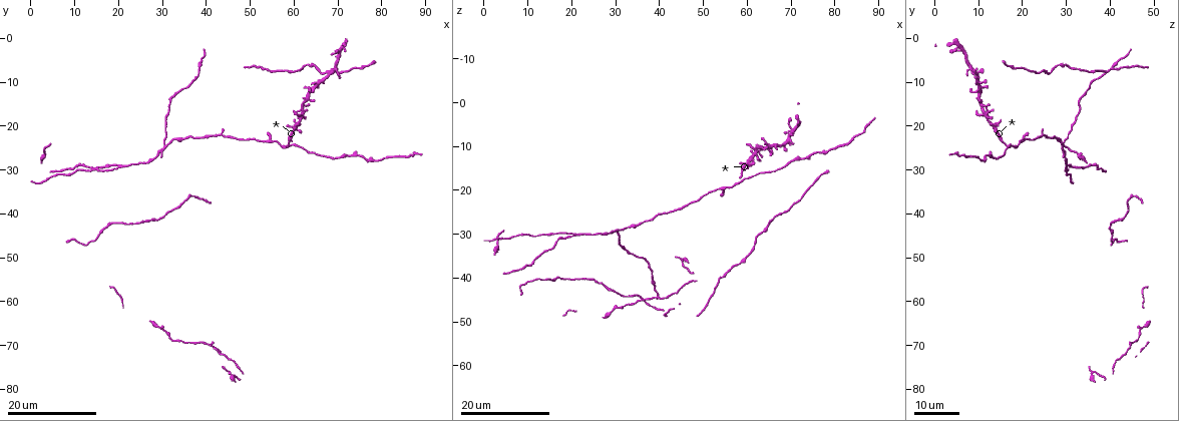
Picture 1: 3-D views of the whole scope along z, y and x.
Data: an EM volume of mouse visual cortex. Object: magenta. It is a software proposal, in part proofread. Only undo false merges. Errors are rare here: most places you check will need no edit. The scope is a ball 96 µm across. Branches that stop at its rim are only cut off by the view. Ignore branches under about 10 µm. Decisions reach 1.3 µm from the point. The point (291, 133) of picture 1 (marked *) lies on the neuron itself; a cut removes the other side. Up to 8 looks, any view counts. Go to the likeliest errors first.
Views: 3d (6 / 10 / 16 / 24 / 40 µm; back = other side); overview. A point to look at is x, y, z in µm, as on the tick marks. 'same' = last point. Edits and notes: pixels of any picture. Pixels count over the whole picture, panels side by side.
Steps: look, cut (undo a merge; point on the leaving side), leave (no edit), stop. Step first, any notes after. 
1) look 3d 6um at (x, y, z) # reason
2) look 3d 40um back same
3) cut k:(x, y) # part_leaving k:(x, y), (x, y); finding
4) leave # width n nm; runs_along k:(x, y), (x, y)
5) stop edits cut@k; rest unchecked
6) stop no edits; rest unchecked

look 3d 24um at (20.5, 29.0, 30.5) # side arm on a straight run

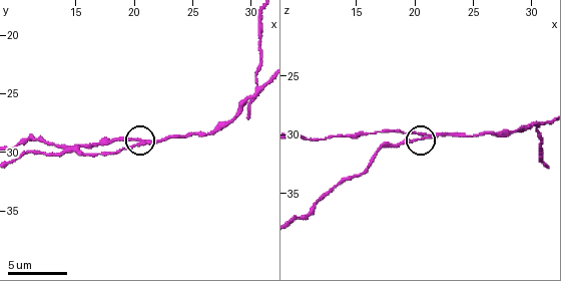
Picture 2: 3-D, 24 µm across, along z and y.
look 3d 6um at (20.6, 29.2, 30.0)

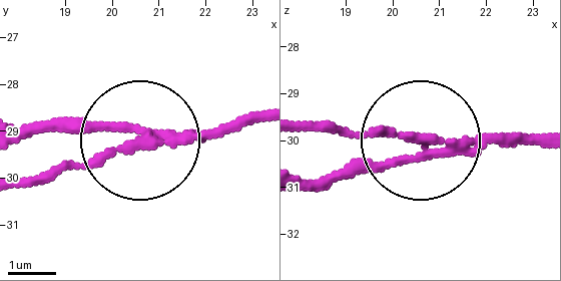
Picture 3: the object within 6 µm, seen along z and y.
cut 3:(107, 124) # arms 3; part_leaving 3:(178, 139), (26, 127); a second neuron is stuck on

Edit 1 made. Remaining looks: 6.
look overview

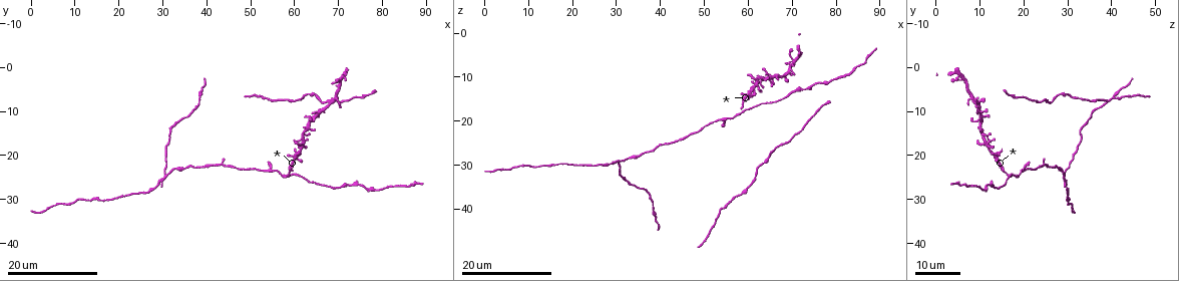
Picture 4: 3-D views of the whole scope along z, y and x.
look 3d 24um at (59.0, 24.0, 18.0) # three-way junction

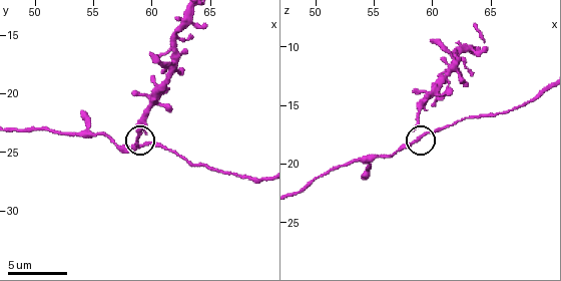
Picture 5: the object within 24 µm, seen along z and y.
look 3d 6um same # zoom in

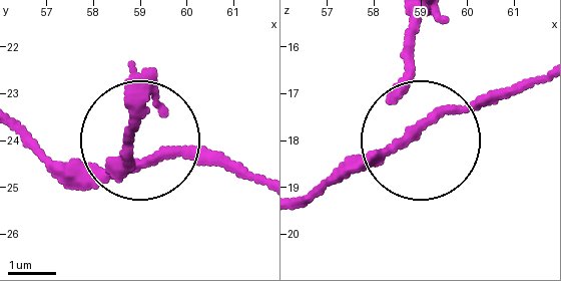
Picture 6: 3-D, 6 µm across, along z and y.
leave # width 150 nm; all the same neuron

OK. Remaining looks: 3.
look 3d 24um at (69.0, 8.0, 10.0) # two arms in line, one across

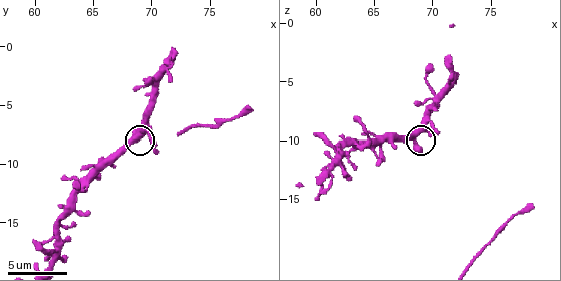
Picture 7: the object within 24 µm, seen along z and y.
look 3d 6um at (68.6, 8.0, 9.6)

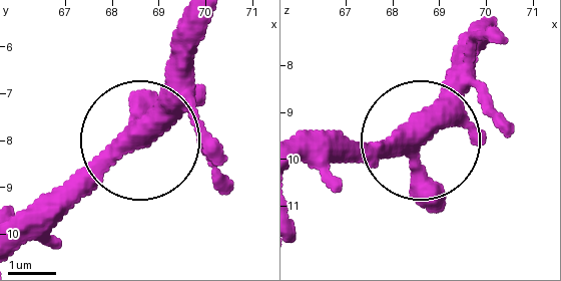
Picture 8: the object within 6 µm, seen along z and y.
leave # arms 3; runs_along 8:(20, 245), (128, 149), (184, 57); continuous, no second neuron

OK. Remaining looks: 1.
look 3d 10um at (30.6, 24.4, 29.2) # three arms meet

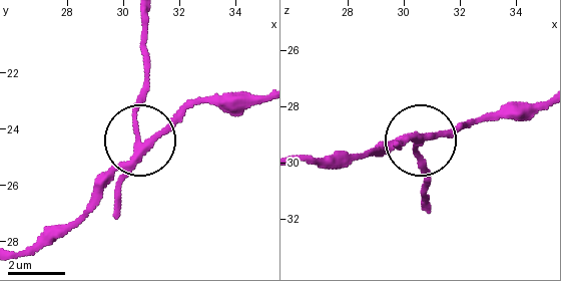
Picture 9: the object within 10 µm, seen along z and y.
cut 9:(116, 194) # width 210 nm; part_leaving 9:(136, 157), (143, 23); a second neuron is stuck on

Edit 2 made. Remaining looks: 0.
stop edits cut@3, cut@9; rest unchecked

